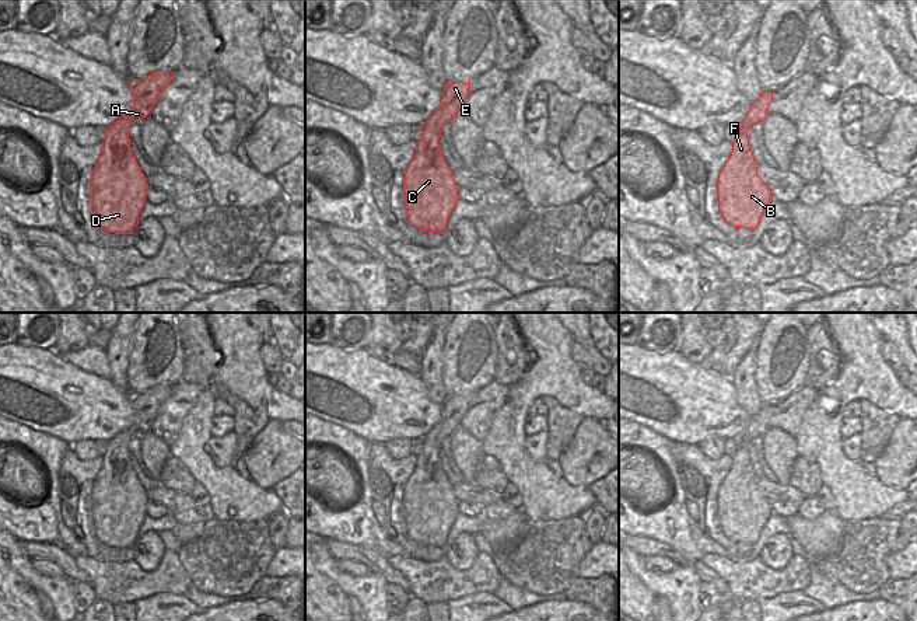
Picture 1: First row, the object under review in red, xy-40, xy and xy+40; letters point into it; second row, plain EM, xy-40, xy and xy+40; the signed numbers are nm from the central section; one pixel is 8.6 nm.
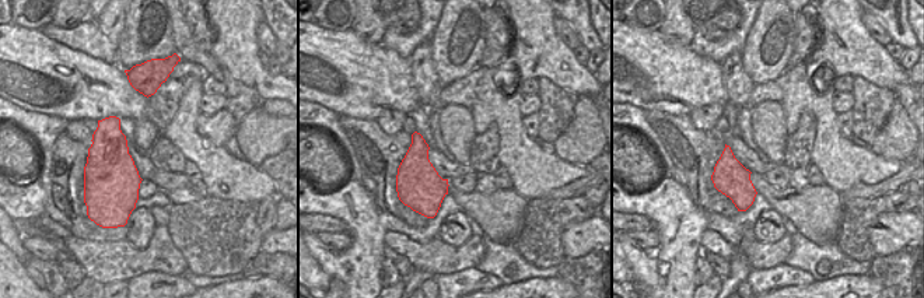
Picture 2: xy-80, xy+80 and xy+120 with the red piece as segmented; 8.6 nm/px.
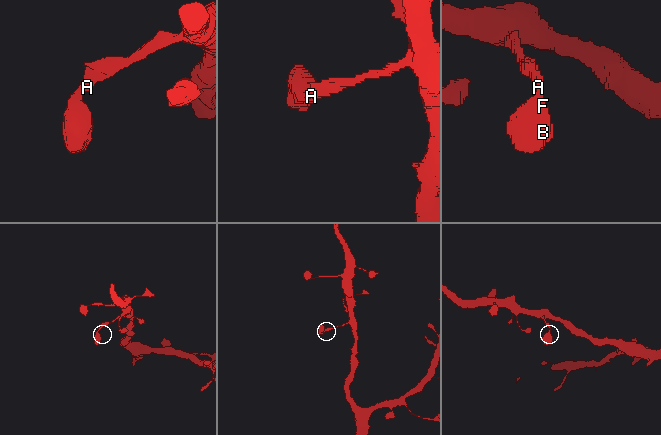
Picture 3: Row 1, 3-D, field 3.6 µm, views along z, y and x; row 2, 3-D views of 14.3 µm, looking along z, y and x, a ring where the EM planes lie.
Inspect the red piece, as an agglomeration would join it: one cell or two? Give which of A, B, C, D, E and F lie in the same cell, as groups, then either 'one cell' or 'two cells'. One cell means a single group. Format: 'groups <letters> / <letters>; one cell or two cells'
groups A B C D E F; one cell

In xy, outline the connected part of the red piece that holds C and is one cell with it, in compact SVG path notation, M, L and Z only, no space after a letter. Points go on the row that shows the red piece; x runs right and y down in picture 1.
M447 83L438 109L421 125L416 154L403 177L407 220L427 233L442 234L459 200L459 188L441 154L438 140L442 126L459 112L469 94L470 83Z

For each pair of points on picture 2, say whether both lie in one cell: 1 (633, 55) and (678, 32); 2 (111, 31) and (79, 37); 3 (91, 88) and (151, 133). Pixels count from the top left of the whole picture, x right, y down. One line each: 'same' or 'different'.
1: different
2: different
3: different

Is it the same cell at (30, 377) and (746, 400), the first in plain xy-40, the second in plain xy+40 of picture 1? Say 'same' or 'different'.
different

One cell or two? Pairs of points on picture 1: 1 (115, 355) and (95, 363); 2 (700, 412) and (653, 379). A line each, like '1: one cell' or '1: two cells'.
1: two cells
2: one cell

